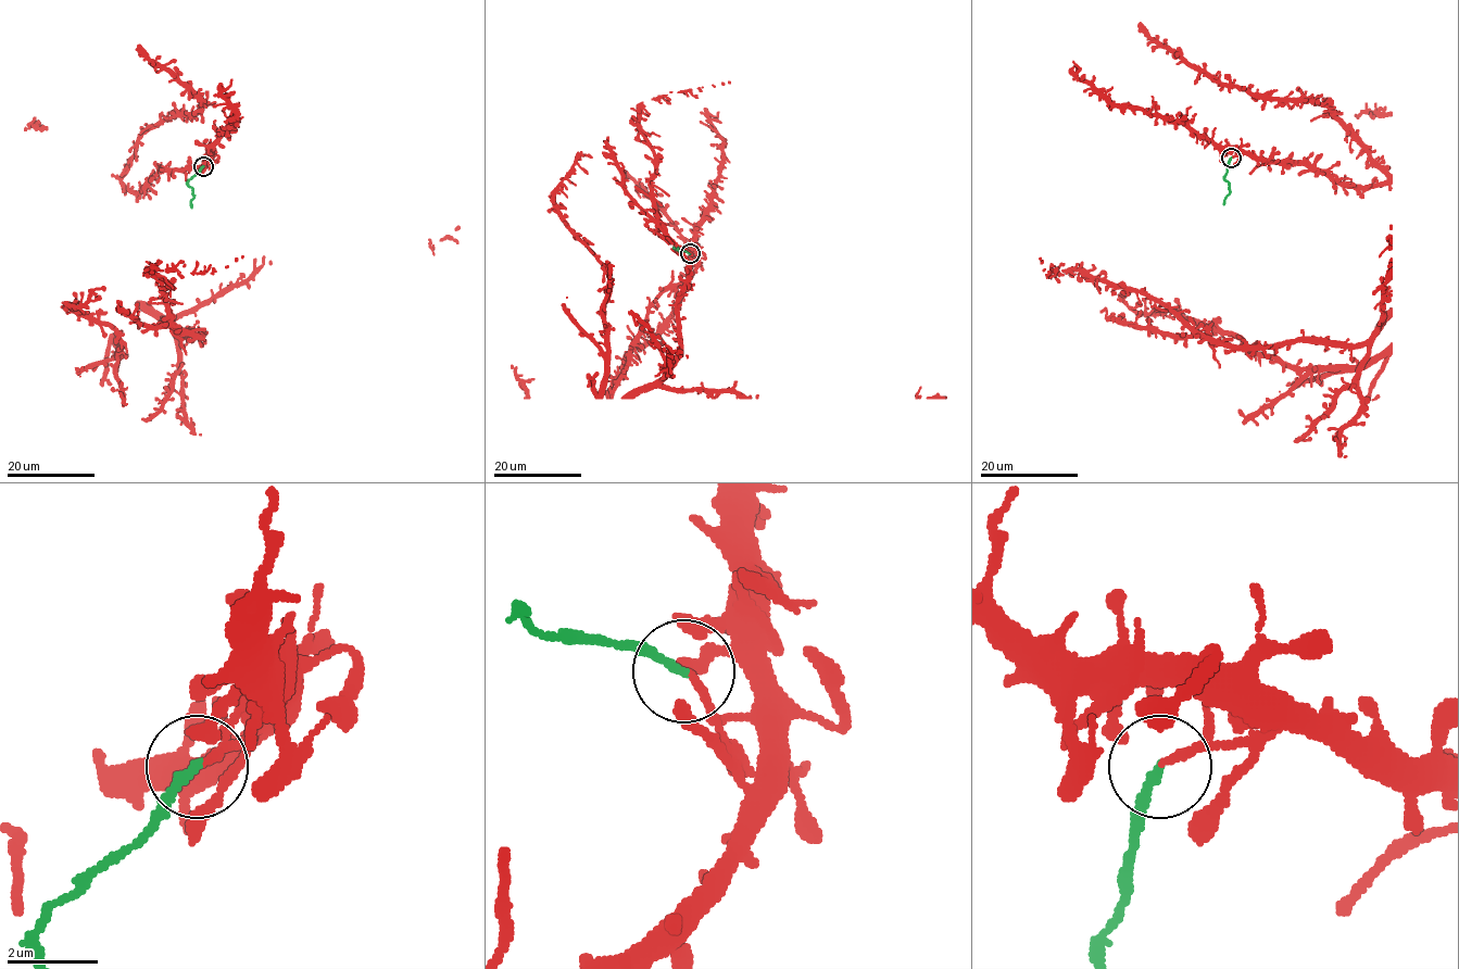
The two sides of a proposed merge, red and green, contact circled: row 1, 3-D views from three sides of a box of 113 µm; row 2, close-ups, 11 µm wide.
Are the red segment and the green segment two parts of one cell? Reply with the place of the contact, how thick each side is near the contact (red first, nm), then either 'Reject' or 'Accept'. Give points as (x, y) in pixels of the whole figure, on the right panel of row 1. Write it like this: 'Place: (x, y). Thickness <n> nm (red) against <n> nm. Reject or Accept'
Place: (1231, 158). Thickness 150 nm (red) against 190 nm. Reject

